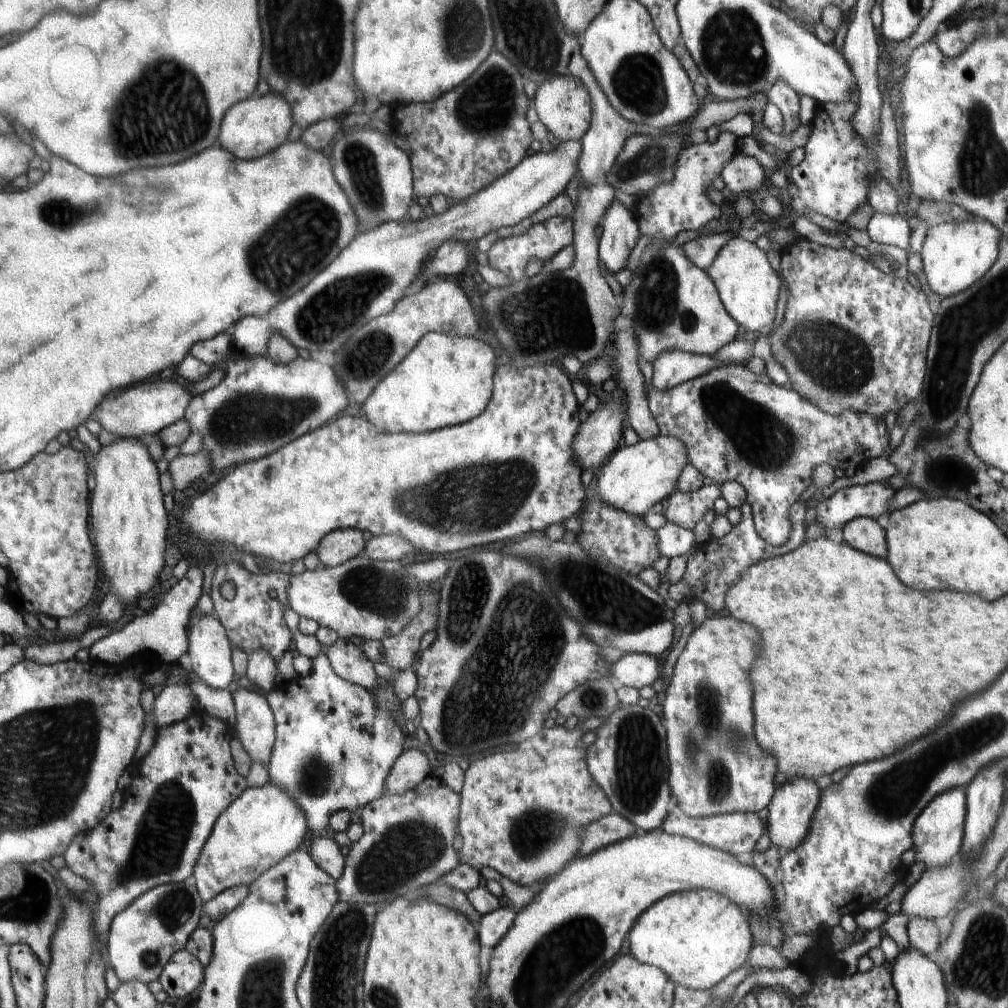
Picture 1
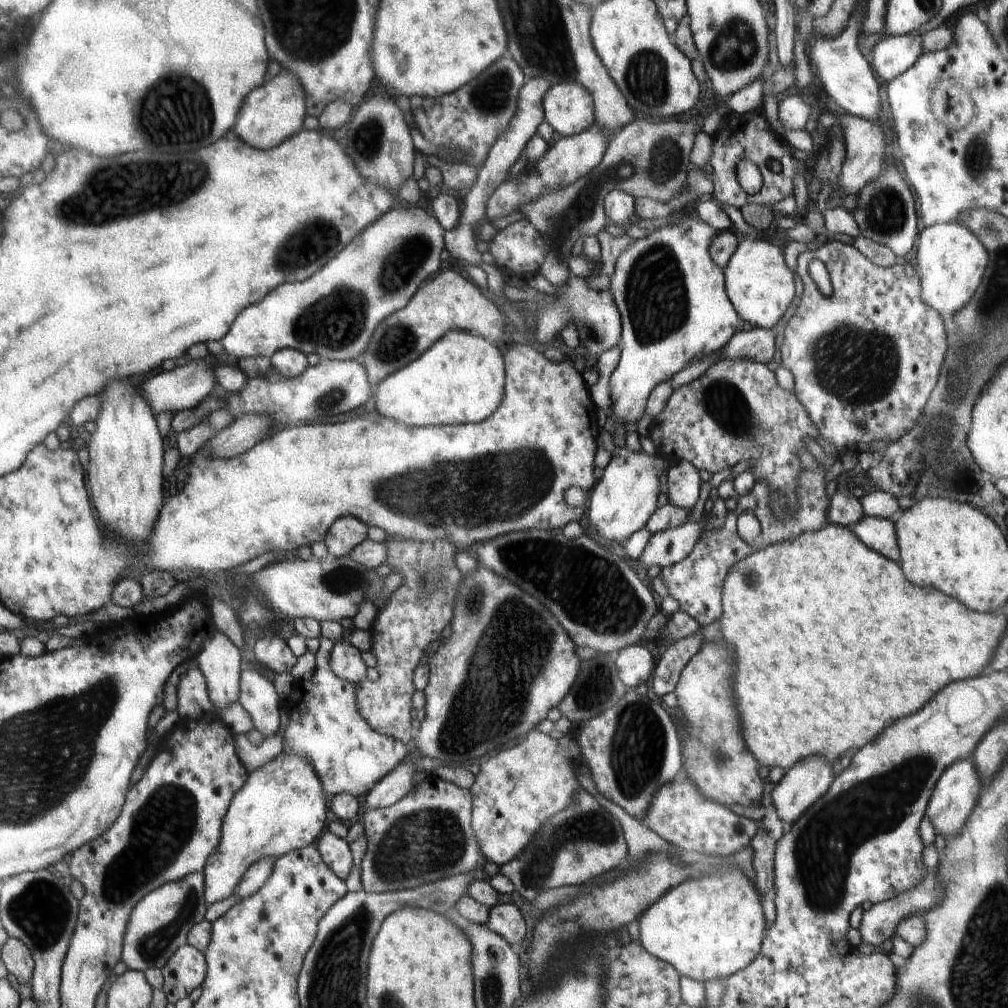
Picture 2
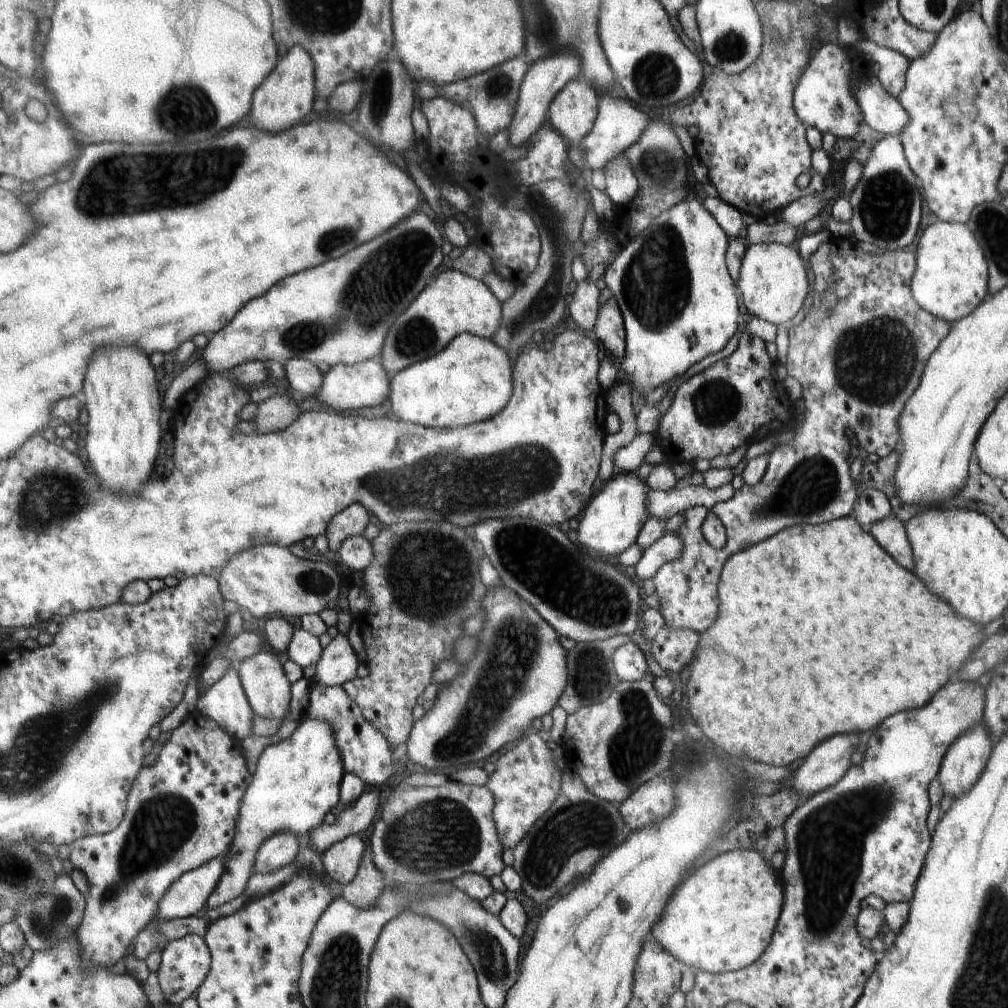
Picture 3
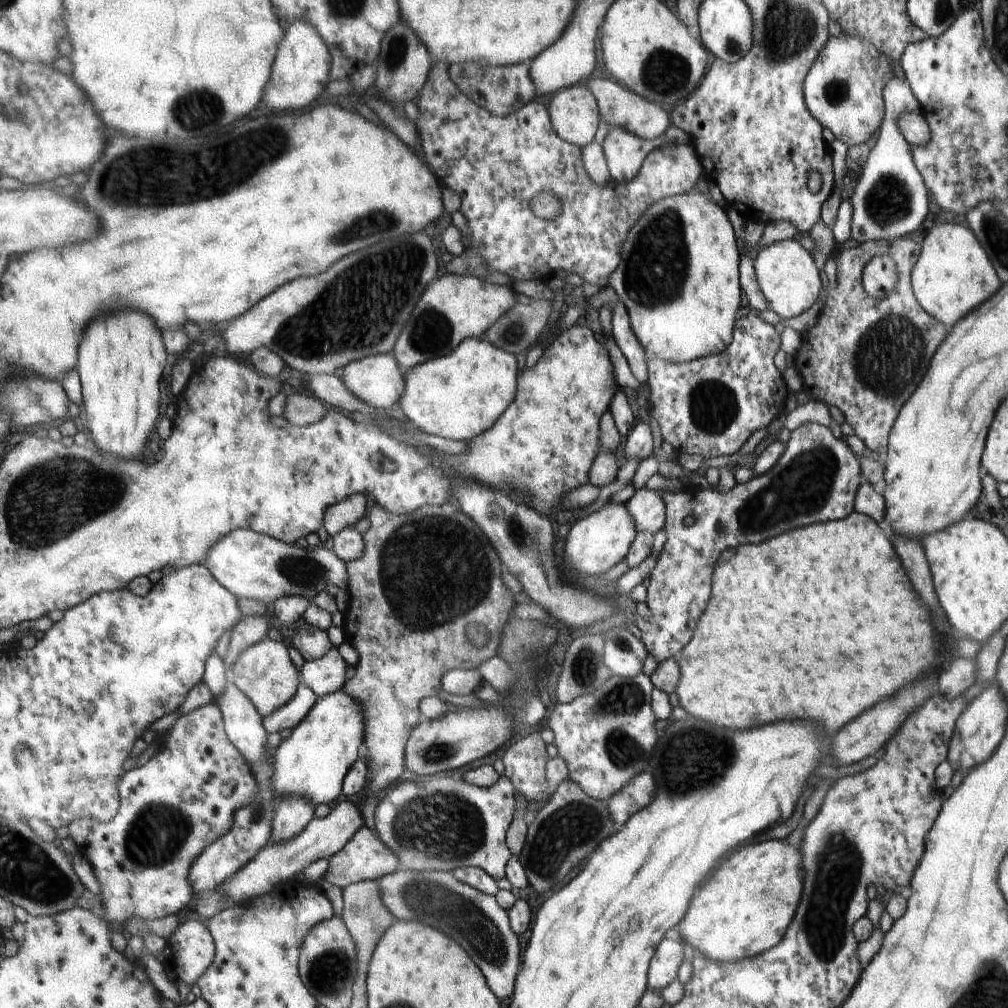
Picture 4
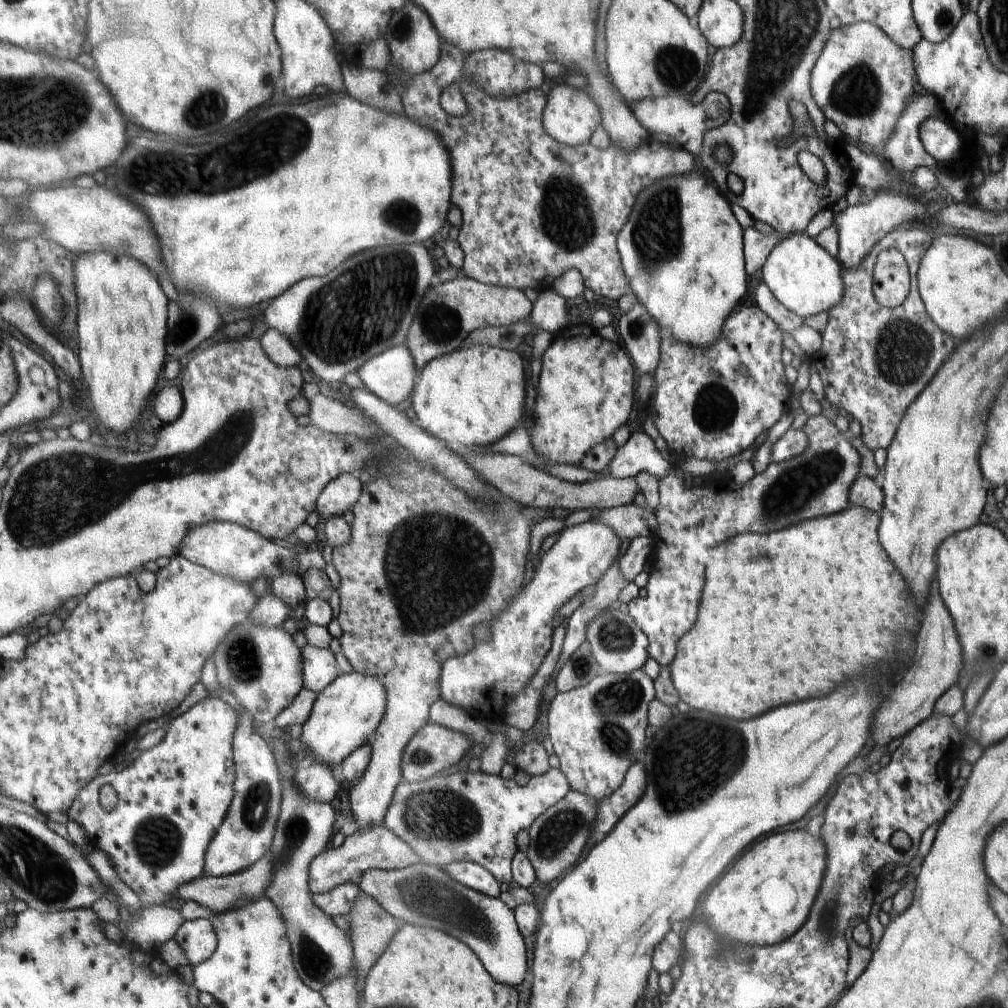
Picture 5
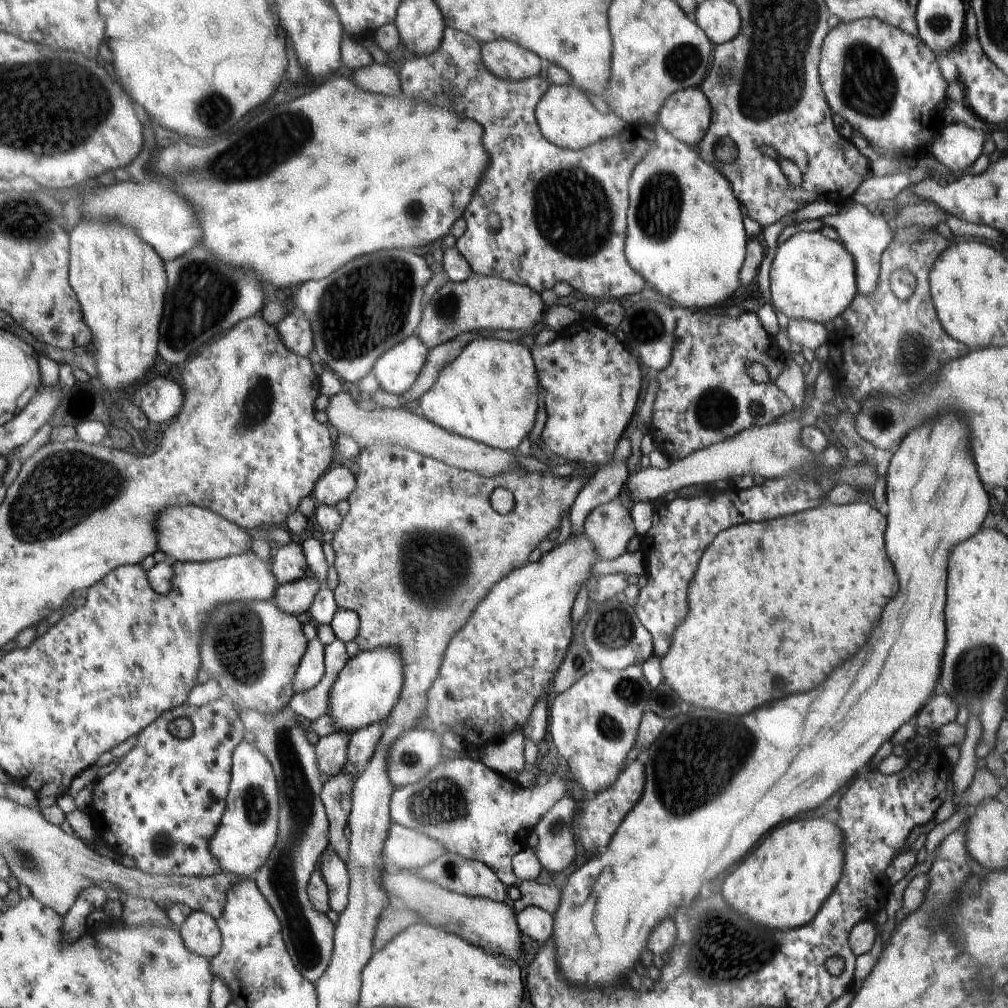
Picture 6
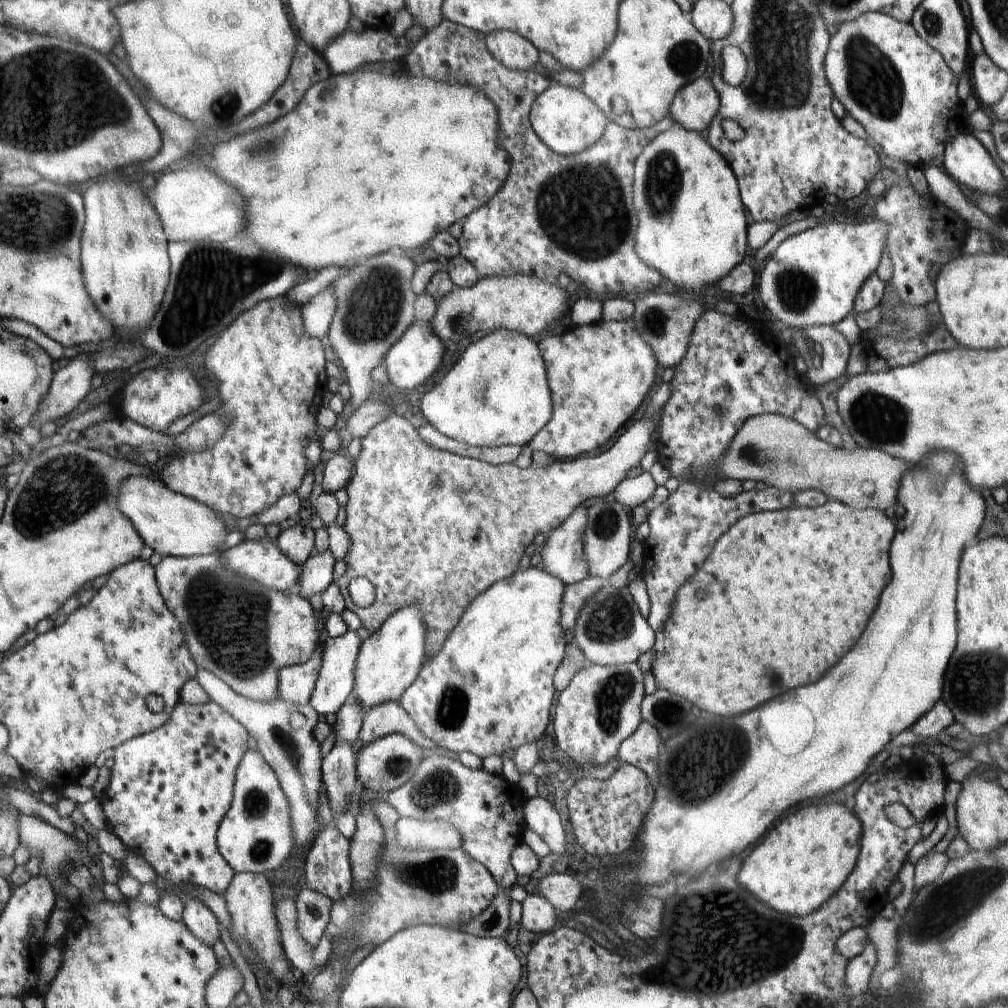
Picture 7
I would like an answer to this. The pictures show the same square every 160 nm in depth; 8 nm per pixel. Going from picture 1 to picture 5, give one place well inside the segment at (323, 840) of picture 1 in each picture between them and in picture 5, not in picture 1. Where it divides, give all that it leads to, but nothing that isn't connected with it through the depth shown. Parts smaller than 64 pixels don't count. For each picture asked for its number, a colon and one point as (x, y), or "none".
2: (336, 852)
3: (342, 860)
4: (365, 857)
5: (377, 847)

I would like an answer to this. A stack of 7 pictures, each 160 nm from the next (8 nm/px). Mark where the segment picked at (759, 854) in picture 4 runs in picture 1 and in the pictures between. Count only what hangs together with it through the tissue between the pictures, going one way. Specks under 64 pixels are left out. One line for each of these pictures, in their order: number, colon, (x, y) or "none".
1: (699, 937)
2: (709, 927)
3: (722, 917)

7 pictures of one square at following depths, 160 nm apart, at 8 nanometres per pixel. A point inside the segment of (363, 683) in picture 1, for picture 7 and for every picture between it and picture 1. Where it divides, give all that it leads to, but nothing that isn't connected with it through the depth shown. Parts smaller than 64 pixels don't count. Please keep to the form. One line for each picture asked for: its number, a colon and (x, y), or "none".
2: (345, 661)
3: (338, 663)
4: (325, 675)
5: (321, 669)
6: (312, 668)
7: (297, 682)

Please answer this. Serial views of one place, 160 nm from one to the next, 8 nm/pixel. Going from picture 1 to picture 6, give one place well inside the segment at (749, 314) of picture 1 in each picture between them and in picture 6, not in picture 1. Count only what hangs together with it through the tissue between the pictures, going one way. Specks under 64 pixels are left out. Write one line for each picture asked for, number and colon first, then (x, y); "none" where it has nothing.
2: (759, 284)
3: (772, 282)
4: (786, 275)
5: (803, 276)
6: (812, 277)

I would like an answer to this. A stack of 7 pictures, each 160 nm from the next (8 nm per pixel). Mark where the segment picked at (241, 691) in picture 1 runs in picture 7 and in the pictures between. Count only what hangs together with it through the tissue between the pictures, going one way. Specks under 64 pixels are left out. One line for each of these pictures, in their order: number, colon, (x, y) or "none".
2: (258, 697)
3: (268, 691)
4: (264, 672)
5: (262, 668)
6: (253, 650)
7: (245, 633)

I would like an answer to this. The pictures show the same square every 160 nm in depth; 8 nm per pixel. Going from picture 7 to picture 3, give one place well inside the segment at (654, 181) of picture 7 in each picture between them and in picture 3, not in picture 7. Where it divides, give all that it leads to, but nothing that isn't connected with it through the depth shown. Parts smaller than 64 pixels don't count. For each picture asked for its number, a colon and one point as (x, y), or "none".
3: (672, 281)
4: (679, 277)
5: (685, 266)
6: (686, 239)

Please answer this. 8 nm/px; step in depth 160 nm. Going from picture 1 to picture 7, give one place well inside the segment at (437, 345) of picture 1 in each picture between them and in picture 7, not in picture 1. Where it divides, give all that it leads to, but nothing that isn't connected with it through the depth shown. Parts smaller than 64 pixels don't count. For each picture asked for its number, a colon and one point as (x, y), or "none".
2: (460, 380)
3: (470, 381)
4: (458, 396)
5: (469, 398)
6: (487, 394)
7: (496, 394)

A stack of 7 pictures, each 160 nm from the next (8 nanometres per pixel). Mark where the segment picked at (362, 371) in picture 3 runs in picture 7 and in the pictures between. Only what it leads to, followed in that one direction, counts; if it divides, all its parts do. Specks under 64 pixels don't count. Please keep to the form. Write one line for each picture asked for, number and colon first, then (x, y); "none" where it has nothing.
4: (378, 381)
5: (391, 376)
6: (396, 371)
7: (416, 357)

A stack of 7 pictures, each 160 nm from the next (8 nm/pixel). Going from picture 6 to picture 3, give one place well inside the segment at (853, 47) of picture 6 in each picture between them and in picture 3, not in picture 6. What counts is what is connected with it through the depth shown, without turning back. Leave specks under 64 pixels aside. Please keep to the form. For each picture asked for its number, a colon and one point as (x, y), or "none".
3: (823, 100)
4: (845, 91)
5: (865, 79)

